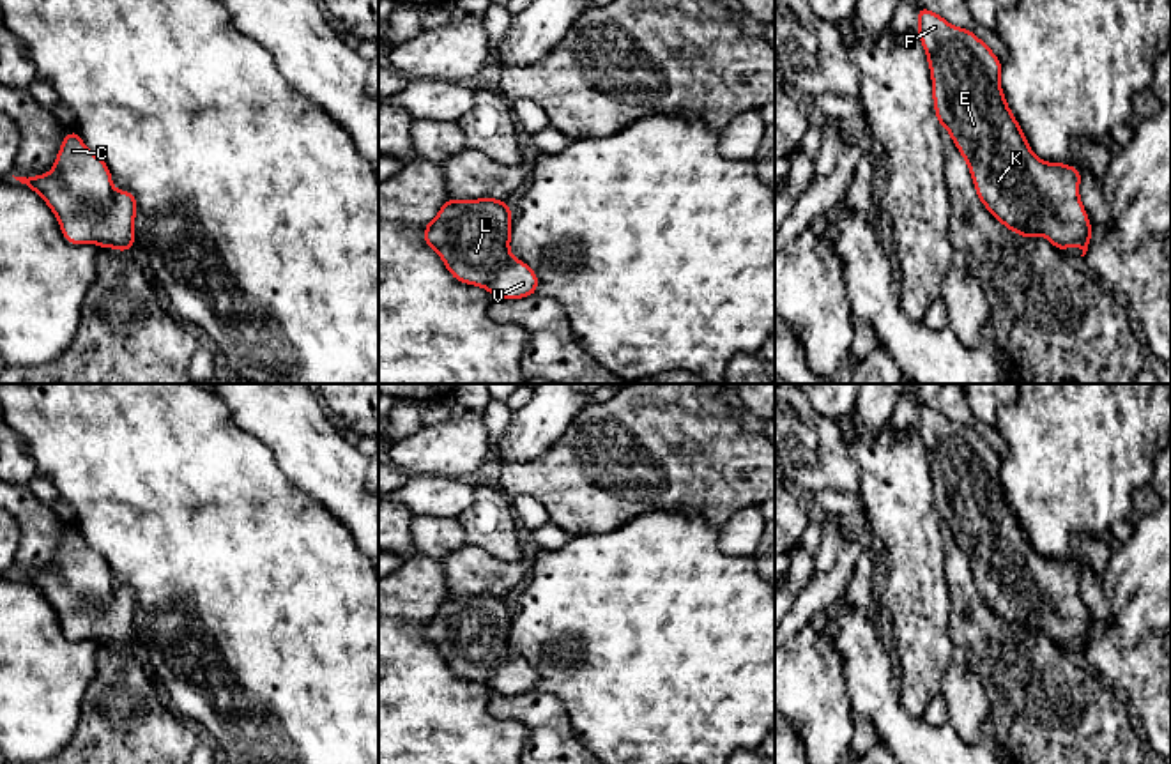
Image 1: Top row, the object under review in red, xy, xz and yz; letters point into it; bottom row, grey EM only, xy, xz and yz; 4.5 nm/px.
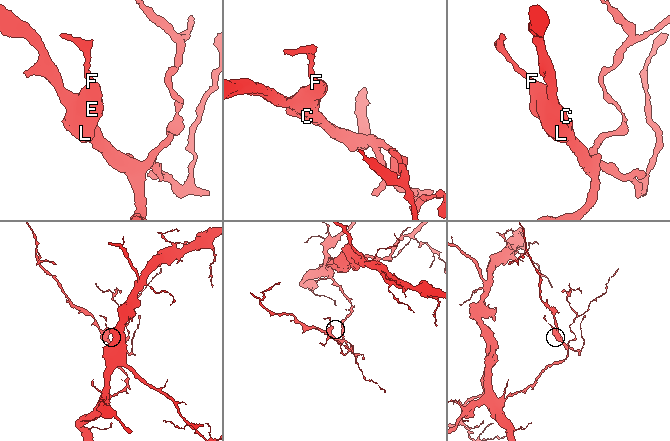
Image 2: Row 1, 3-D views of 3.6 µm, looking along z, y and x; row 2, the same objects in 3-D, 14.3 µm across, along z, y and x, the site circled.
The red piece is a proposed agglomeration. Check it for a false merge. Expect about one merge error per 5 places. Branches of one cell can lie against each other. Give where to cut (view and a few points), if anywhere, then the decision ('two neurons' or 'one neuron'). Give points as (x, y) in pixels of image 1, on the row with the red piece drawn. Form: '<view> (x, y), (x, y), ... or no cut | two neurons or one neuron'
no cut | one neuron

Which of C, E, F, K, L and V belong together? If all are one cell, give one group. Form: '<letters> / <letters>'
C E F K L V

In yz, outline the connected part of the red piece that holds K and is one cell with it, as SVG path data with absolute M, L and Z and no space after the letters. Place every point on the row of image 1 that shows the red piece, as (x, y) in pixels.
M922 5L918 23L930 65L936 117L966 159L980 202L1008 230L1026 239L1044 235L1061 251L1079 246L1084 256L1091 226L1077 191L1081 172L1061 163L1044 163L1033 154L1006 106L999 83L1001 62L975 32L953 27Z

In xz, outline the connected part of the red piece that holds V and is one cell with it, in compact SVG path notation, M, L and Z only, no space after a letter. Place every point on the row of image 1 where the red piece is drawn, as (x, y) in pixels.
M448 200L425 226L425 244L433 248L455 279L478 285L502 299L536 294L536 272L511 256L513 210L504 200Z

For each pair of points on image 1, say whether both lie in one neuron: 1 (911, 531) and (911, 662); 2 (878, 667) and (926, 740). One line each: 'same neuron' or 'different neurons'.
1: same neuron
2: same neuron

